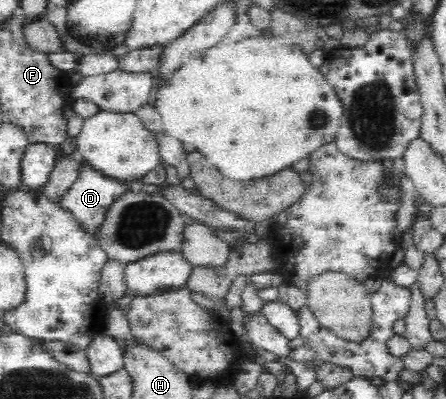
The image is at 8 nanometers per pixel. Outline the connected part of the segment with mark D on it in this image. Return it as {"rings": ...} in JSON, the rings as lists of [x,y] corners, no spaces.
{"rings":[[[83,163],[77,181],[60,197],[57,206],[59,206],[59,209],[71,214],[71,218],[75,218],[75,222],[81,226],[81,230],[85,234],[98,237],[113,203],[130,190],[127,186],[119,185],[119,182],[103,178],[101,174],[95,173],[95,170]]]}

